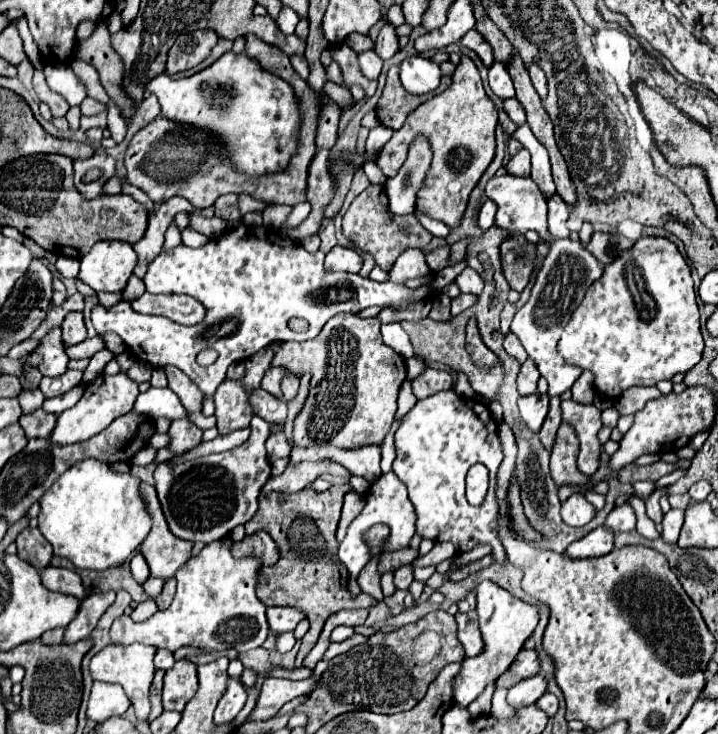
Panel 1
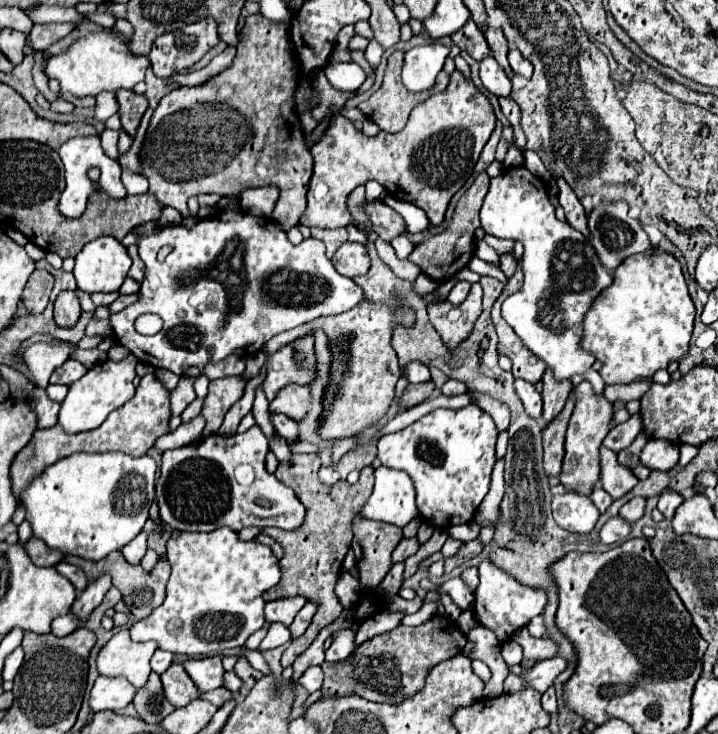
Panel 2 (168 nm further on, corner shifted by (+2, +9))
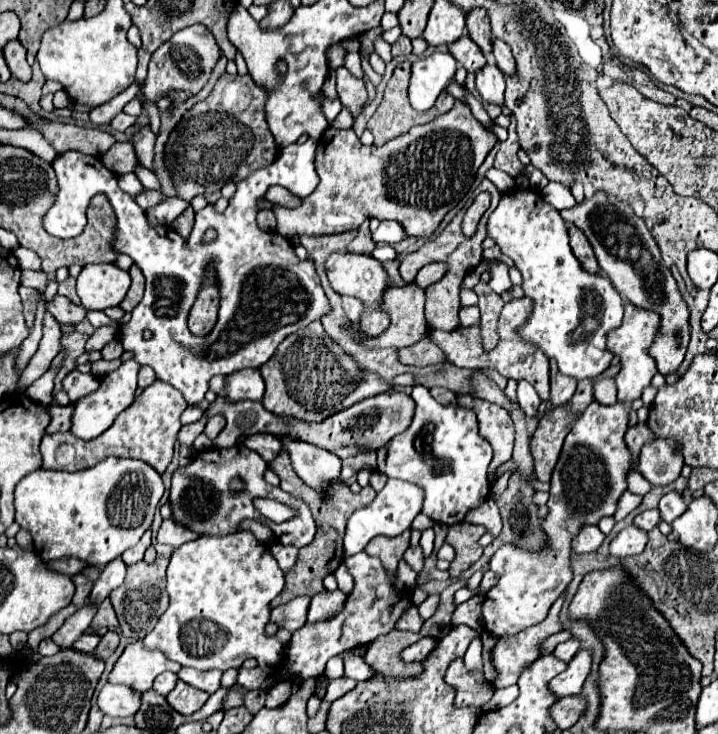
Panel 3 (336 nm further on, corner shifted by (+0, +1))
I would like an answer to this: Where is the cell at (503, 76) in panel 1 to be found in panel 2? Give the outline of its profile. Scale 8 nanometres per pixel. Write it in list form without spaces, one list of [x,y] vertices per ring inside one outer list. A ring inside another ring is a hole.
[[[487,56],[481,66],[479,66],[479,78],[485,86],[487,92],[495,94],[495,96],[509,96],[511,92],[511,82],[505,74],[505,70],[497,64],[497,60],[493,56]]]

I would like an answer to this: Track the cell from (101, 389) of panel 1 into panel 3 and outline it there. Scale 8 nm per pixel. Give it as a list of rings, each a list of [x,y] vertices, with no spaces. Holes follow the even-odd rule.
[[[127,360],[117,370],[105,374],[99,380],[99,390],[95,390],[95,394],[87,394],[87,398],[79,398],[79,402],[73,402],[75,414],[71,418],[69,432],[81,440],[93,440],[99,434],[103,434],[115,422],[117,414],[133,404],[137,390],[137,372],[139,372],[139,364],[135,360]]]

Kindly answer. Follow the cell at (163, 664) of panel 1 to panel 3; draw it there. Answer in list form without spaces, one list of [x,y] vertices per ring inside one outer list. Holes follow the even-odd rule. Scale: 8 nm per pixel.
[[[163,672],[163,674],[159,674],[159,676],[155,678],[153,688],[155,688],[159,694],[167,696],[167,694],[175,688],[175,682],[177,682],[177,674],[175,674],[175,672]]]

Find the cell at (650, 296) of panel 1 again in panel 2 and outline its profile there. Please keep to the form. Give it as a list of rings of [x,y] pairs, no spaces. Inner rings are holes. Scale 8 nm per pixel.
[[[653,248],[651,254],[639,254],[629,258],[613,272],[613,284],[597,298],[589,314],[585,314],[585,334],[581,346],[593,352],[603,364],[599,374],[605,384],[631,384],[651,378],[657,370],[667,368],[669,362],[681,360],[687,354],[695,320],[695,306],[689,296],[681,264],[667,252]]]

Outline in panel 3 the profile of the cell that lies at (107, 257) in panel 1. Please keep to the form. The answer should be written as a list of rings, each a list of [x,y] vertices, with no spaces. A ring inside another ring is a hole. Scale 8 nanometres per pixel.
[[[109,262],[109,264],[91,264],[85,266],[81,270],[81,274],[77,276],[77,294],[81,300],[81,306],[87,310],[105,310],[109,306],[117,306],[121,304],[121,300],[125,298],[127,290],[131,284],[131,276],[127,270],[121,270],[117,264]]]

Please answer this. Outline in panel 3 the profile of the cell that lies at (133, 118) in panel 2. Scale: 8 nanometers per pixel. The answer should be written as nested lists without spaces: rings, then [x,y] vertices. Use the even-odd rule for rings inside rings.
[[[141,126],[135,134],[133,134],[133,148],[137,154],[137,160],[145,166],[151,168],[151,160],[153,160],[153,142],[155,142],[155,134],[151,132],[151,126]]]

